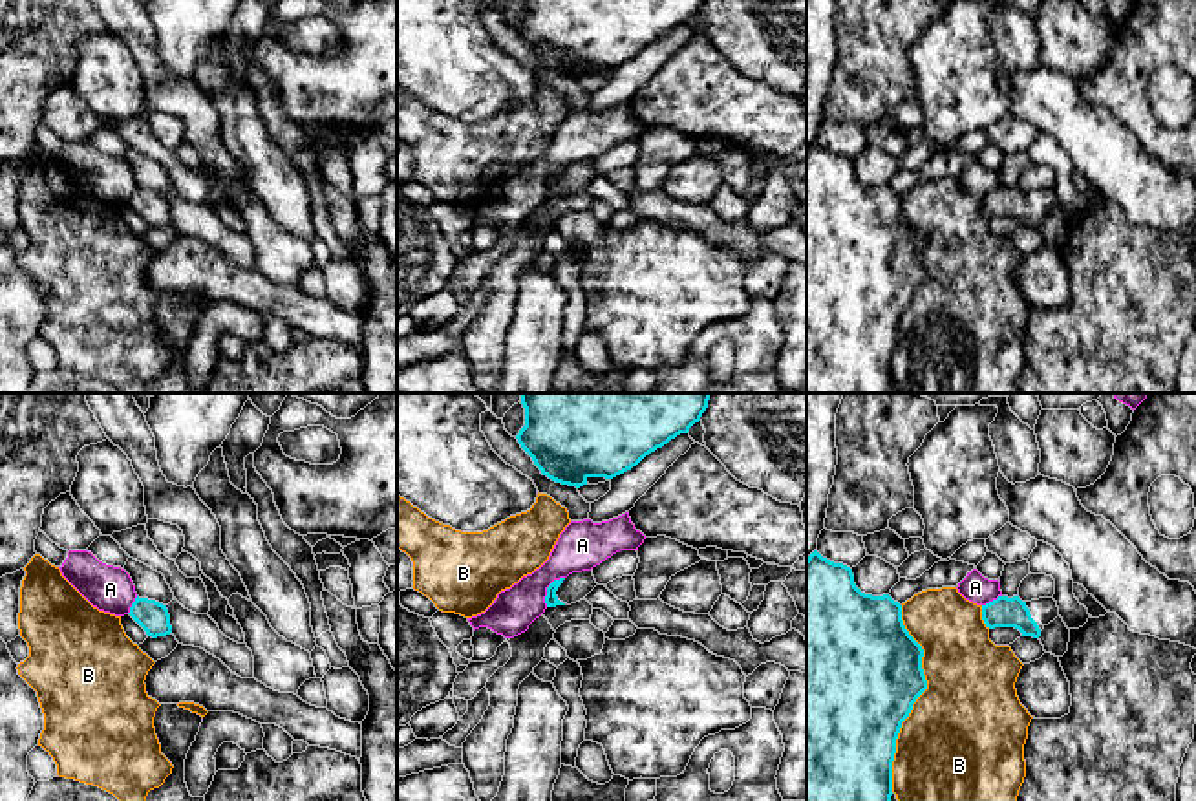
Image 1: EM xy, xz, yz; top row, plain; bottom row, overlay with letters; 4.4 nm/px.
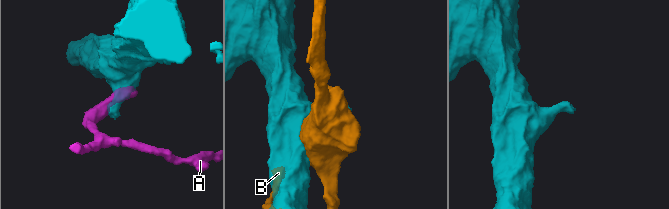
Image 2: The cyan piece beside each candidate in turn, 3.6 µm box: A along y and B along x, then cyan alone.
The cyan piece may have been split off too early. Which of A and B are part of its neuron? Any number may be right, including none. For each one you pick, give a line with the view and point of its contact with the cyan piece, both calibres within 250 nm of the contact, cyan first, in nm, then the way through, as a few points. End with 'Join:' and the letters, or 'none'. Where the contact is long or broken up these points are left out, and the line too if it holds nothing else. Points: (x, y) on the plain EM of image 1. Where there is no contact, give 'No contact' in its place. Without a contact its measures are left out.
Join: none

